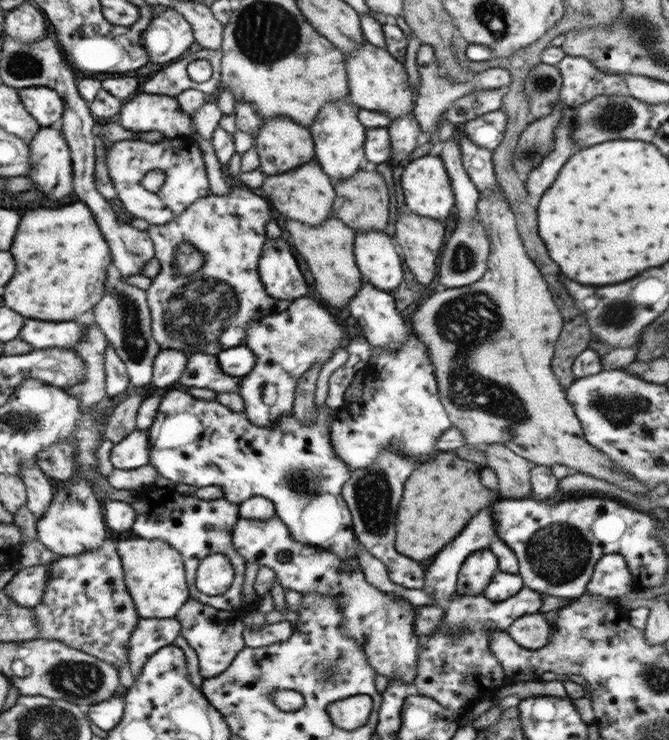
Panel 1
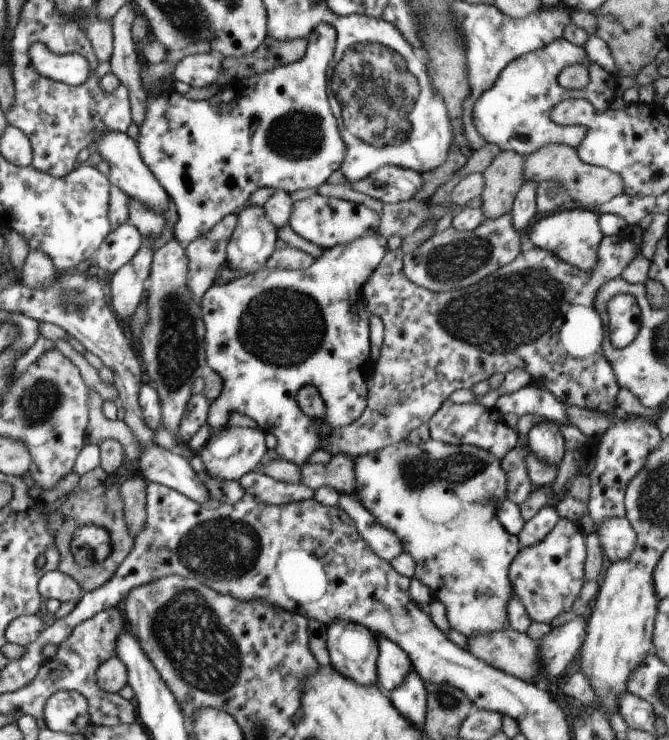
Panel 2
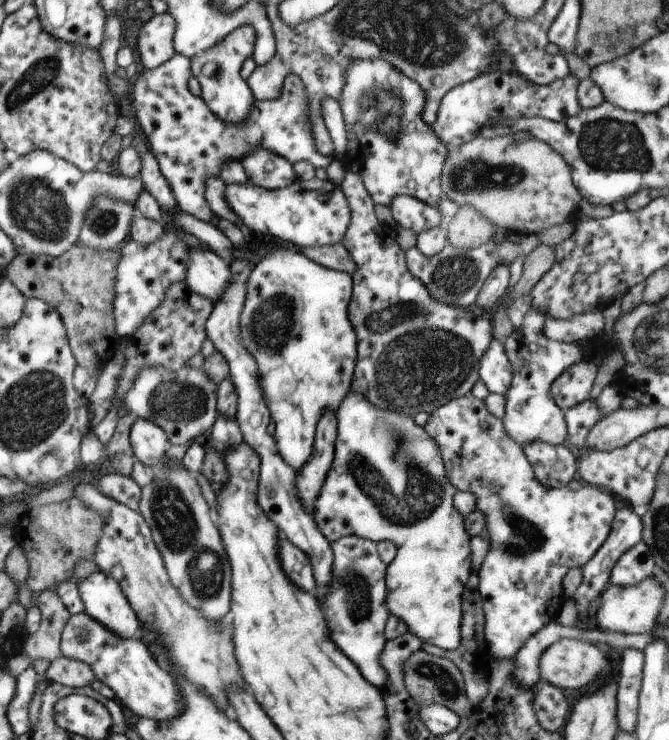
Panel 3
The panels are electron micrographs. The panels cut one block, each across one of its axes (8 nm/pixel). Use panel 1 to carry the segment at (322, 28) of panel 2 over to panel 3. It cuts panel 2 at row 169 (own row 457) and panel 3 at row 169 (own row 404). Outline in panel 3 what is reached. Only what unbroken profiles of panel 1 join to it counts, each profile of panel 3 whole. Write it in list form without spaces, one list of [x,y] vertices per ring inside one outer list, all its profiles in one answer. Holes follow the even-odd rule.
[[[175,54],[161,66],[145,70],[135,82],[131,82],[131,112],[133,118],[153,154],[153,160],[159,166],[161,178],[169,184],[169,190],[187,216],[193,216],[205,224],[211,222],[211,210],[203,196],[203,186],[207,178],[219,176],[219,170],[229,160],[239,160],[247,152],[263,148],[285,158],[291,166],[297,162],[309,162],[313,168],[329,168],[331,158],[321,156],[315,150],[311,128],[309,128],[309,108],[305,86],[295,74],[285,76],[279,98],[275,100],[255,100],[249,108],[249,114],[239,124],[221,122],[201,98],[195,98],[187,90],[191,76],[189,58]]]

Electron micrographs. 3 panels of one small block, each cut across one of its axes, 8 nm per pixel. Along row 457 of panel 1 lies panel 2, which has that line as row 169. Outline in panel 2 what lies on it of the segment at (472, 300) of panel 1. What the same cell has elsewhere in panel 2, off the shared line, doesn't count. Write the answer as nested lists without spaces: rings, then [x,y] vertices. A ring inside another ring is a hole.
[[[547,144],[547,146],[541,146],[539,150],[523,156],[521,180],[523,180],[523,184],[535,182],[535,186],[539,186],[541,182],[557,182],[557,186],[563,188],[565,194],[575,204],[579,204],[579,210],[587,210],[587,212],[593,212],[597,206],[603,206],[611,198],[623,194],[621,176],[609,172],[607,168],[589,166],[589,164],[581,162],[575,148],[561,146],[561,144]]]

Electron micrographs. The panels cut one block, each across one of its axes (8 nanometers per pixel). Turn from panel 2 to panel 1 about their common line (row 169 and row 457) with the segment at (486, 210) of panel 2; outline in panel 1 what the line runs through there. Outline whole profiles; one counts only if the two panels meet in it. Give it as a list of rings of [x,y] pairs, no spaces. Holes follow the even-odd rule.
[[[505,444],[487,446],[487,468],[497,476],[499,500],[527,500],[531,496],[531,462],[505,448]]]

